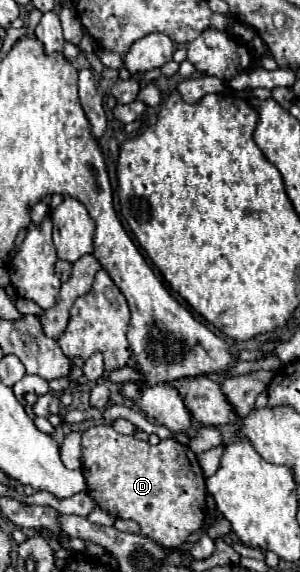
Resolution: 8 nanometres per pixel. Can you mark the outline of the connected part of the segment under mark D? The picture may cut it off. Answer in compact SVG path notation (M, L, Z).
M92 426L82 436L82 472L88 484L88 494L92 500L104 508L108 514L118 514L120 518L128 518L140 524L142 534L148 534L156 542L168 548L178 548L184 544L192 530L202 526L206 518L206 484L204 472L198 468L196 454L174 438L160 440L156 446L134 436L118 434L112 426Z

